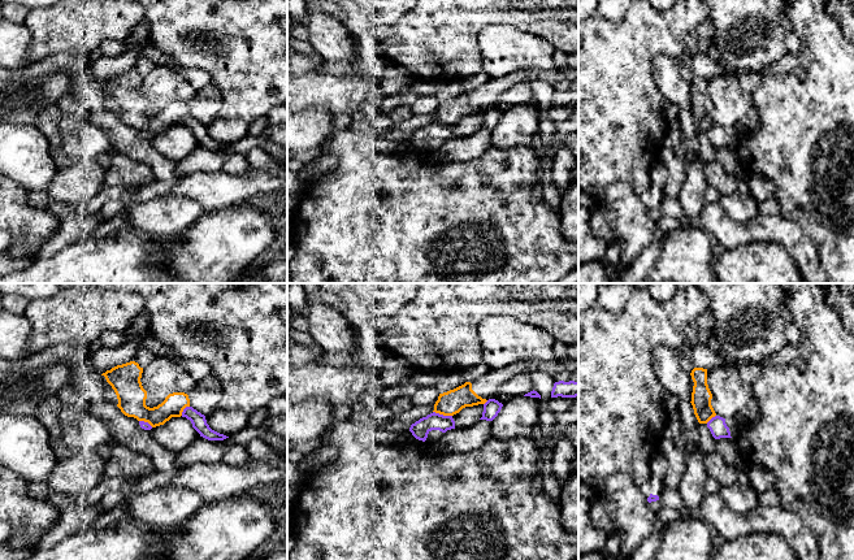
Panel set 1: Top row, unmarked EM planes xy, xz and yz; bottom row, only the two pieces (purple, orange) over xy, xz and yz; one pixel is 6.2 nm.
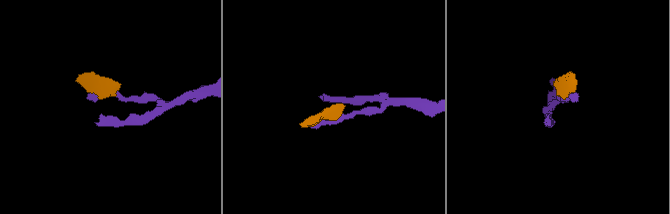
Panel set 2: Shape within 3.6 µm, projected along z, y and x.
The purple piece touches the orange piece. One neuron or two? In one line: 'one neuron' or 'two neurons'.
two neurons

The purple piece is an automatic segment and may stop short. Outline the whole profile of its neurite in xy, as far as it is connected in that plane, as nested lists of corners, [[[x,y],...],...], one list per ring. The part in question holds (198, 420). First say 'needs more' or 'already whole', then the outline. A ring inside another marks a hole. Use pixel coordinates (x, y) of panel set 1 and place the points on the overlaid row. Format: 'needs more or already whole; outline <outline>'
already whole; outline [[[186,407],[182,412],[182,417],[191,421],[192,427],[200,434],[200,437],[208,440],[224,440],[229,437],[220,434],[209,427],[205,416],[194,409],[192,407]]]

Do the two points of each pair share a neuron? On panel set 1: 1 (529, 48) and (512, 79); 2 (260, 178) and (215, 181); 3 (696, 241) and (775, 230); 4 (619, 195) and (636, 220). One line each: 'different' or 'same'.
1: different
2: same
3: different
4: same

